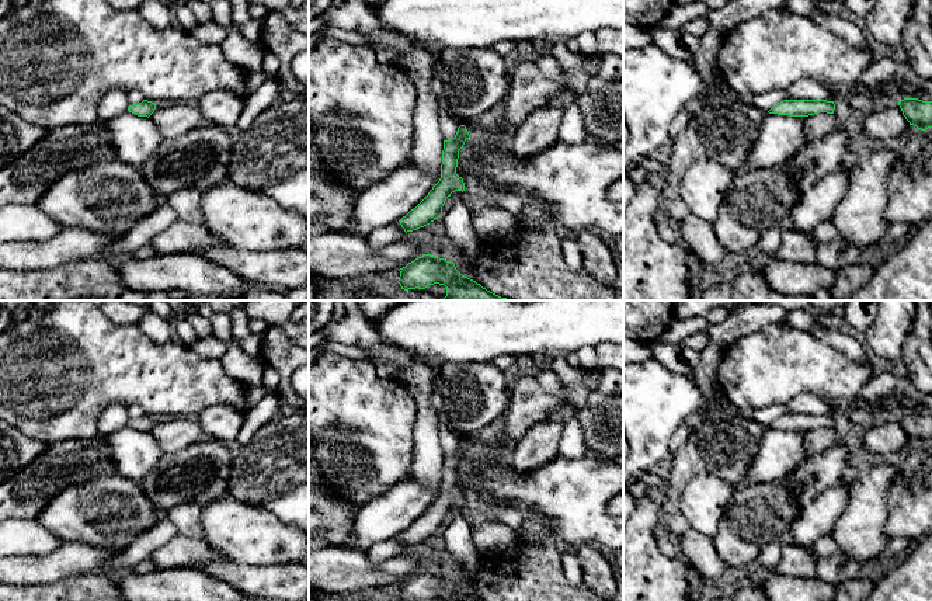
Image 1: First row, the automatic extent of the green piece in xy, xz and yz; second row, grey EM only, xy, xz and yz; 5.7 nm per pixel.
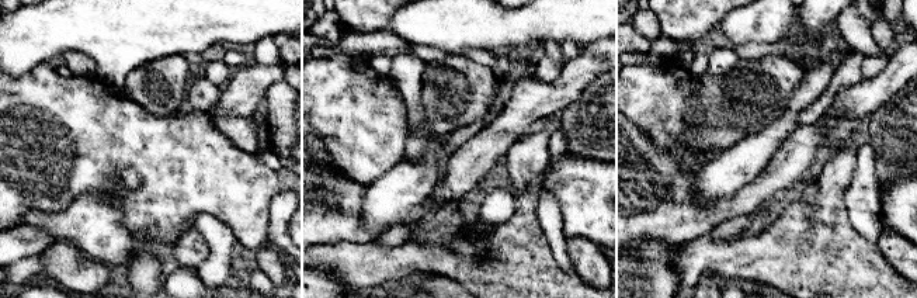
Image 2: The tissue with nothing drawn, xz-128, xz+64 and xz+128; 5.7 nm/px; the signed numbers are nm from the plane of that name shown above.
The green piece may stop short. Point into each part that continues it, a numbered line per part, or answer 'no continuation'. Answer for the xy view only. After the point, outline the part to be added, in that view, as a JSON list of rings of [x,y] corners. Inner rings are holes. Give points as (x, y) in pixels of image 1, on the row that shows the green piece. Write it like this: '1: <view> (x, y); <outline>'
no continuation

